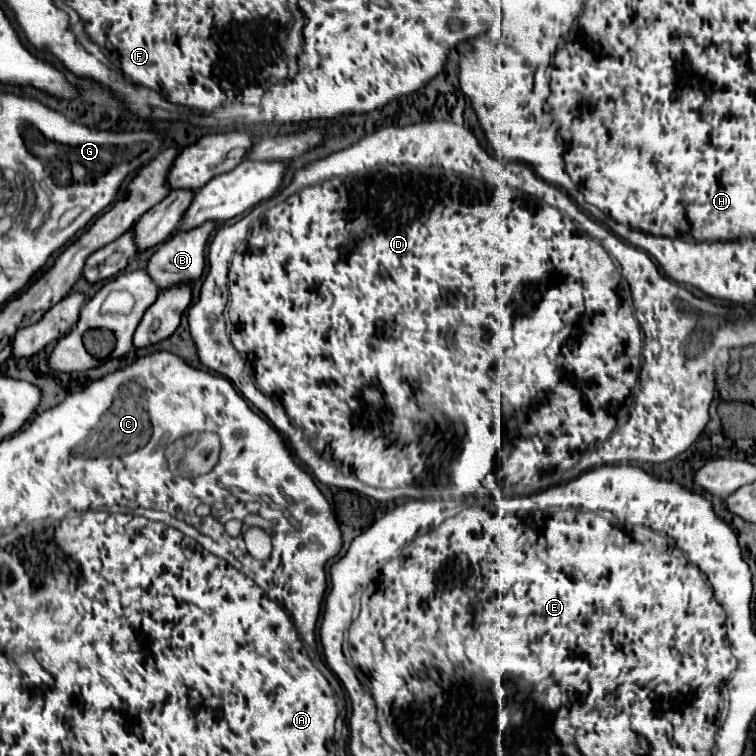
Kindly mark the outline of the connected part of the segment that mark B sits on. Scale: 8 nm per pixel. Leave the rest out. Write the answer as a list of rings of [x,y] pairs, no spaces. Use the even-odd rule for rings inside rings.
[[[206,221],[206,225],[202,225],[202,227],[196,227],[196,229],[190,229],[184,233],[176,233],[150,257],[146,269],[160,289],[166,289],[178,281],[196,281],[202,275],[202,271],[204,271],[204,249],[206,249],[208,237],[216,229],[216,225],[218,225],[216,221]]]

